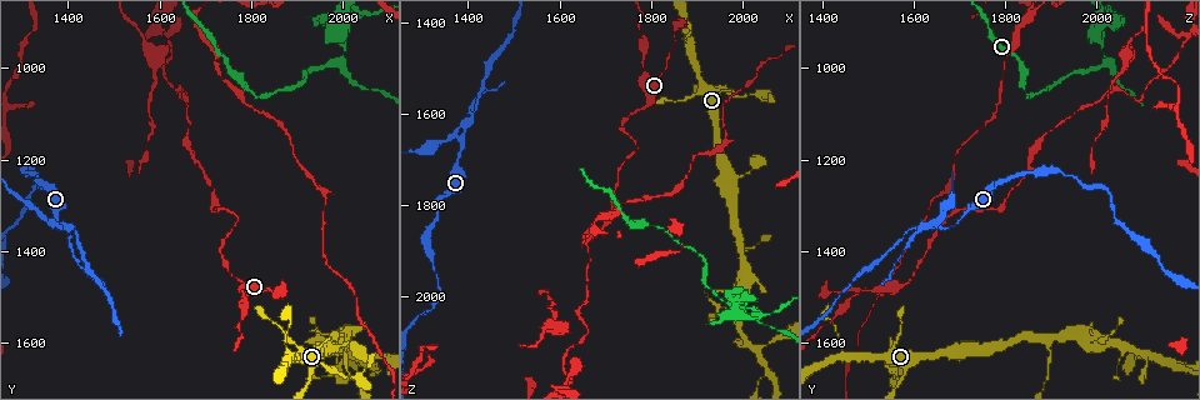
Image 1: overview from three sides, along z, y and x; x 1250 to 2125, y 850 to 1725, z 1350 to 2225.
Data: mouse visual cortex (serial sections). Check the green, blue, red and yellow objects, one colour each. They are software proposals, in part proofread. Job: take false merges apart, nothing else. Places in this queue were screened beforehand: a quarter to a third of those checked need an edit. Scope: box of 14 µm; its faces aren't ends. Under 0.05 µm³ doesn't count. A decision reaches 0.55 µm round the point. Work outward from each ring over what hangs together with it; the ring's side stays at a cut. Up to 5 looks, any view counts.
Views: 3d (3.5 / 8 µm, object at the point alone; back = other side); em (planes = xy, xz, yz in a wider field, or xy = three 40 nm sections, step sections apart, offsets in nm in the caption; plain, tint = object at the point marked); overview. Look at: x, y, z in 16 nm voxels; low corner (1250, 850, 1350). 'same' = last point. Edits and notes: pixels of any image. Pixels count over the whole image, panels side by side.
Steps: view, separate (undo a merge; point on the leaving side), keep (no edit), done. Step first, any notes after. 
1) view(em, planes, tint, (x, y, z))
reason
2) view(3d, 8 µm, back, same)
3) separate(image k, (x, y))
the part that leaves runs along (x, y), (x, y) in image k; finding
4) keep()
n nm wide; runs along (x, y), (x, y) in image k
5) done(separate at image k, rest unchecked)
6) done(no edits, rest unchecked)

view(3d, 3.5 µm, back, (1975, 1620, 1740))
branch point

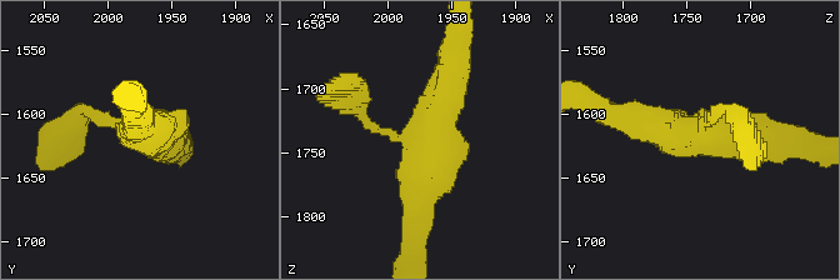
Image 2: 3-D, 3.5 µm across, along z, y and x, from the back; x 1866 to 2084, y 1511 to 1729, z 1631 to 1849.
view(em, planes, tint, (1980, 1614, 1740))
3 arms; arms of 150, 400, 400 nm

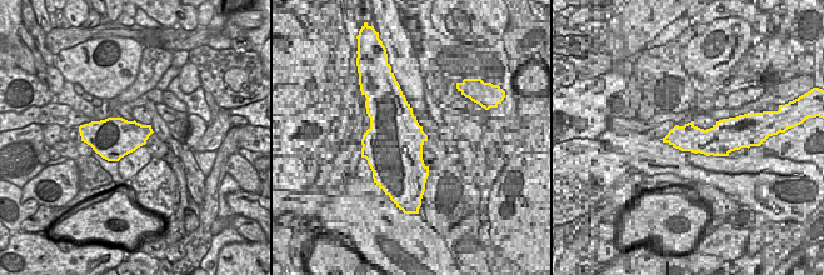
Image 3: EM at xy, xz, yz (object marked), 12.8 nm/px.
view(em, xy, step 3, tint, same)

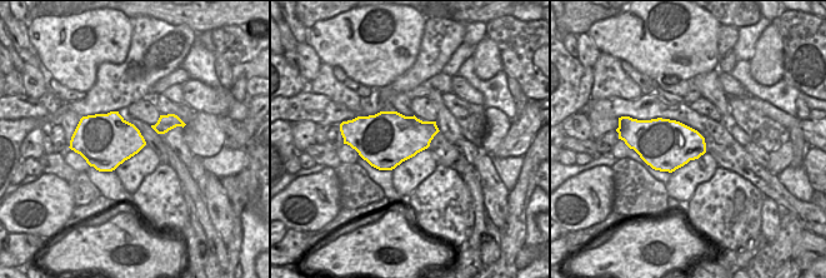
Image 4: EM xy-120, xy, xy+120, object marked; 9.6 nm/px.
keep()
continuous, no second cell

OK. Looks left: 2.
view(3d, 3.5 µm, (1665, 1070, 2080))
a narrow waist

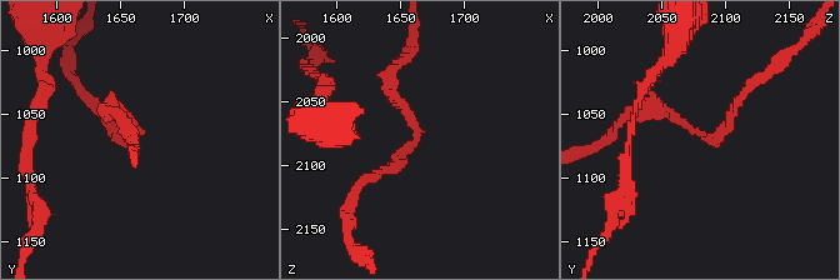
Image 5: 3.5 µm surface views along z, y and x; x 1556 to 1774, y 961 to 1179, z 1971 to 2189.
view(em, xy, step 3, tint, (1662, 1066, 2082))
arms of 150, 200 nm

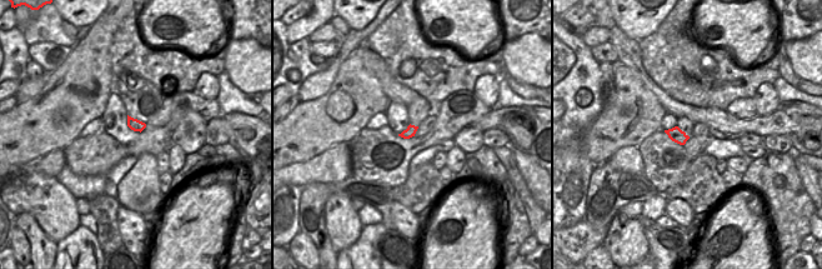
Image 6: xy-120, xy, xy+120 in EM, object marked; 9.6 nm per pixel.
keep()
runs along (389, 74), (416, 141), (363, 183) in image 5; one cell here

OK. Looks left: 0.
done(no edits, rest unchecked)

